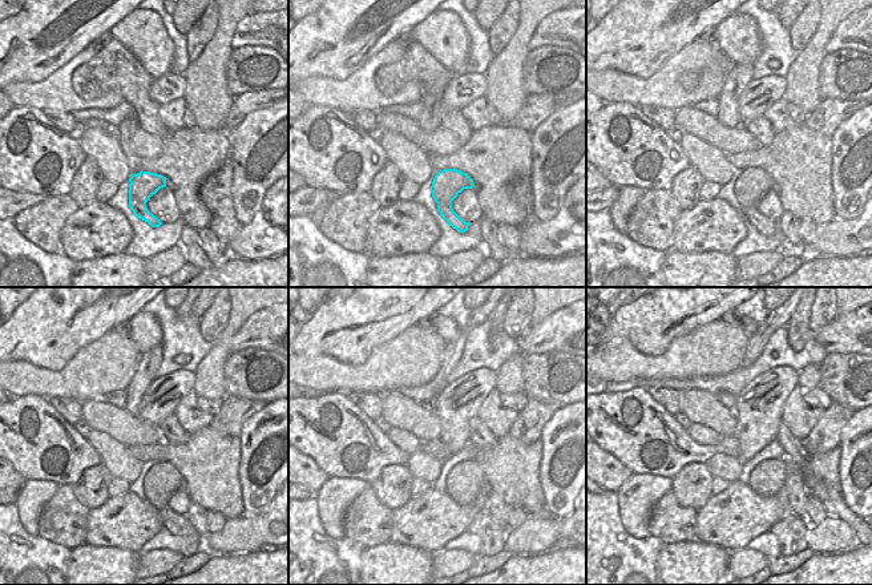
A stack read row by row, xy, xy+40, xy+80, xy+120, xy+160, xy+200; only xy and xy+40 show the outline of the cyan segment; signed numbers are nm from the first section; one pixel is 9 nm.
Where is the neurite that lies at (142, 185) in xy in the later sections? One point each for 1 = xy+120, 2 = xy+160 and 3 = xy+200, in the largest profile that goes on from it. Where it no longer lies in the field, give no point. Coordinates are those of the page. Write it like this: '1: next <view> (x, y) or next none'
1: next xy+120 (162, 480)
2: next xy+160 (464, 481)
3: next xy+200 (767, 477)

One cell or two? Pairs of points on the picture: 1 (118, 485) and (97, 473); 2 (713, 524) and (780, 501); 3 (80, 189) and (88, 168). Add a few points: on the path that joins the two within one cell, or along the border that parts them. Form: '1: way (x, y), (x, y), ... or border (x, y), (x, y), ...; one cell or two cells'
1: border (113, 477), (108, 485), (108, 496); two cells
2: way (730, 520), (737, 515), (755, 515), (763, 511); one cell
3: way (84, 184), (88, 173); one cell

